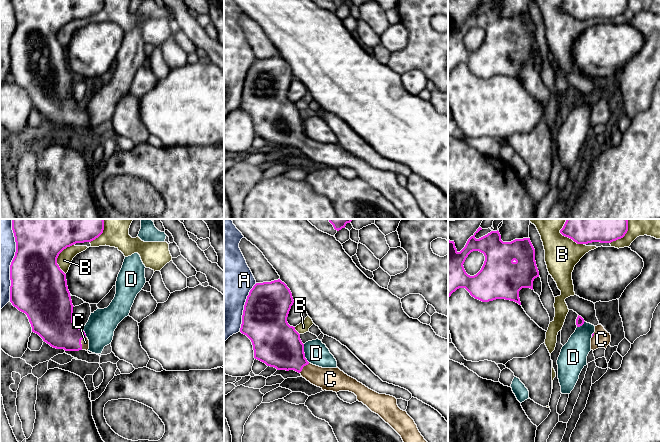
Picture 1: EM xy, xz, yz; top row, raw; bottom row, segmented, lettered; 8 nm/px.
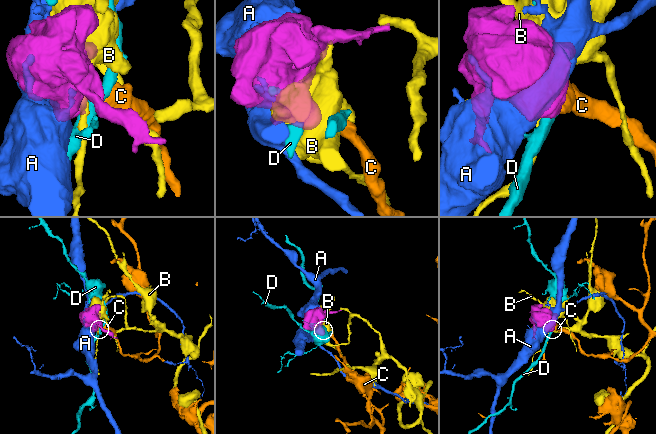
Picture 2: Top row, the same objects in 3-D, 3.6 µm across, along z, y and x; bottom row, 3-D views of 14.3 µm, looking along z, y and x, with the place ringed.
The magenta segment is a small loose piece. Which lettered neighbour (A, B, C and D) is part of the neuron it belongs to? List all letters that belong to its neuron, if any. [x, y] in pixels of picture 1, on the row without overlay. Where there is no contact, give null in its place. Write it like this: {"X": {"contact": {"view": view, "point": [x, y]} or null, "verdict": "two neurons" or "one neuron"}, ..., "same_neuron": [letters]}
{"A": {"contact": {"view": "xz", "point": [244, 83]}, "verdict": "two neurons"}, "B": {"contact": {"view": "xy", "point": [57, 33]}, "verdict": "two neurons"}, "C": {"contact": {"view": "xy", "point": [80, 119]}, "verdict": "one neuron"}, "D": {"contact": {"view": "xz", "point": [304, 129]}, "verdict": "two neurons"}, "same_neuron": ["C"]}

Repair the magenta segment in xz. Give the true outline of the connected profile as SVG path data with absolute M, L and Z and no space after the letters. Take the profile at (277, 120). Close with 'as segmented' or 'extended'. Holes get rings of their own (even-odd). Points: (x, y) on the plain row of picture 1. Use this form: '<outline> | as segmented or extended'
M280 55L271 58L256 59L247 72L240 108L252 118L254 134L277 146L294 146L311 160L320 163L323 167L349 167L357 172L357 176L366 181L372 188L378 190L402 214L404 219L428 219L419 208L414 196L401 186L397 175L386 170L379 170L356 155L348 152L337 144L322 144L307 137L304 129L304 120L295 103L290 102L287 93L294 76L287 61Z | extended

